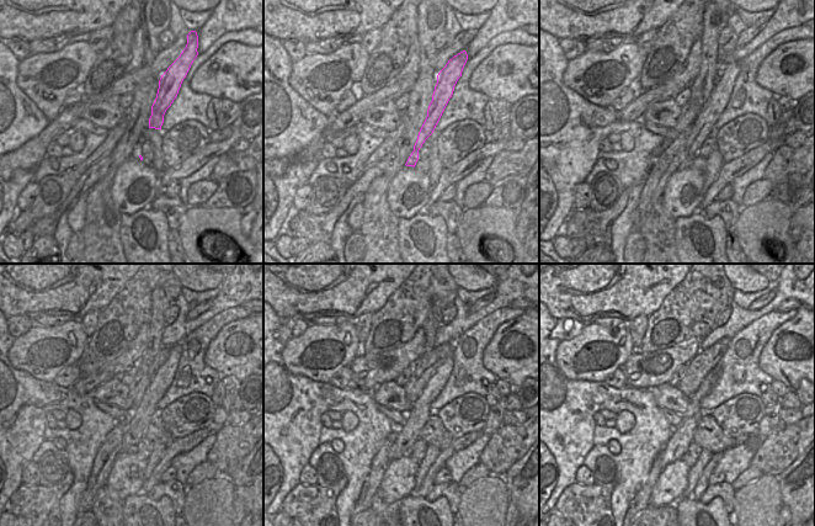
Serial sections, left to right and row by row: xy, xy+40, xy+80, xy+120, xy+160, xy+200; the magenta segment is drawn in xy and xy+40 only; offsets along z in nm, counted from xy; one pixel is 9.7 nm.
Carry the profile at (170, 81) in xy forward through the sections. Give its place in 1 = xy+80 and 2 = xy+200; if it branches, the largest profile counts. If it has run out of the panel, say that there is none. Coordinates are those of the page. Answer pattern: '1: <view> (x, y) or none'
1: xy+80 (702, 128)
2: xy+200 (677, 445)

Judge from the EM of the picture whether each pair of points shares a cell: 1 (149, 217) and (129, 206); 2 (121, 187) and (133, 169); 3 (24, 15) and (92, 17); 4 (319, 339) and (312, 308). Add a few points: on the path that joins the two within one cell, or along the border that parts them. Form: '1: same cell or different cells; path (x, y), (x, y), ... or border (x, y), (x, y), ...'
1: different cells; border (149, 207), (131, 214), (122, 214)
2: same cell; path (126, 182), (133, 174)
3: same cell; path (41, 16), (75, 16)
4: different cells; border (313, 322), (309, 325)

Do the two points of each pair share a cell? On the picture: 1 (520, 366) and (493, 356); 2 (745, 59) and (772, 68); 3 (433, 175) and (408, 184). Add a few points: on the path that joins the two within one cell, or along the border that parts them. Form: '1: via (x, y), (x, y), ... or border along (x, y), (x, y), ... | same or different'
1: via (513, 360), (499, 357) | same
2: border along (781, 44), (763, 59), (755, 79), (768, 91) | different
3: border along (427, 174), (431, 190) | different

